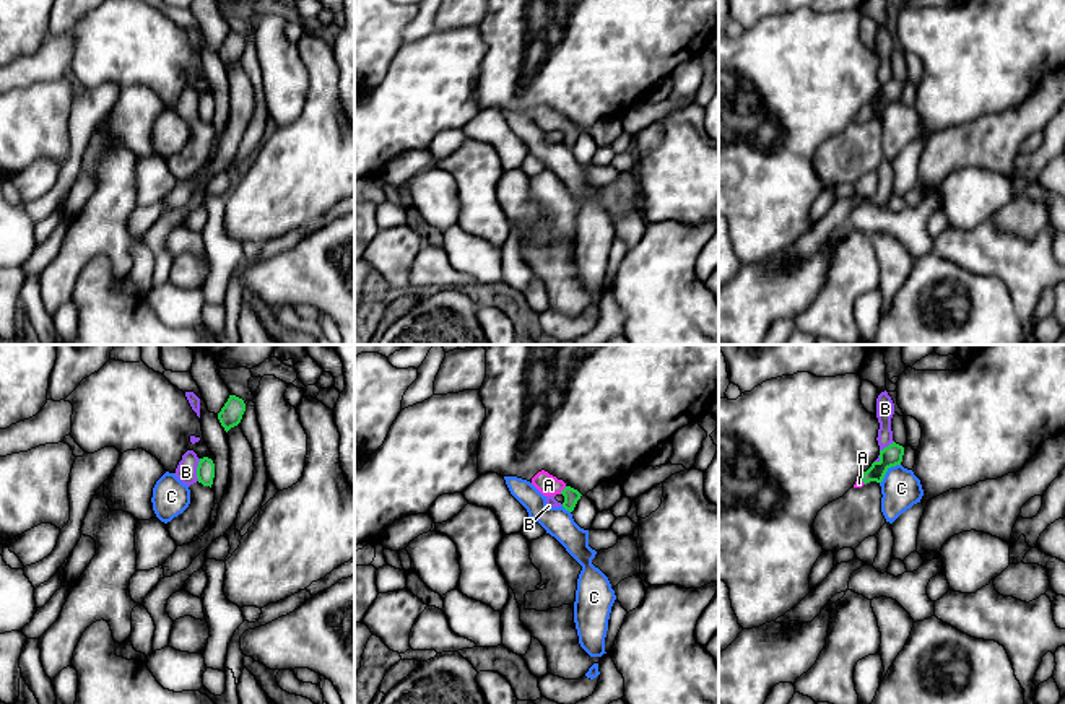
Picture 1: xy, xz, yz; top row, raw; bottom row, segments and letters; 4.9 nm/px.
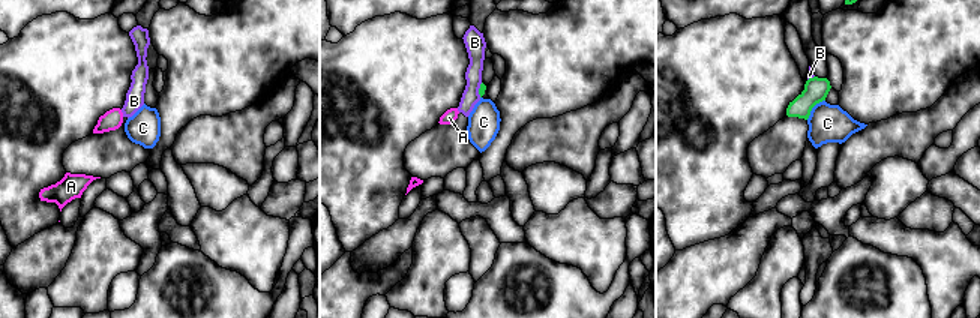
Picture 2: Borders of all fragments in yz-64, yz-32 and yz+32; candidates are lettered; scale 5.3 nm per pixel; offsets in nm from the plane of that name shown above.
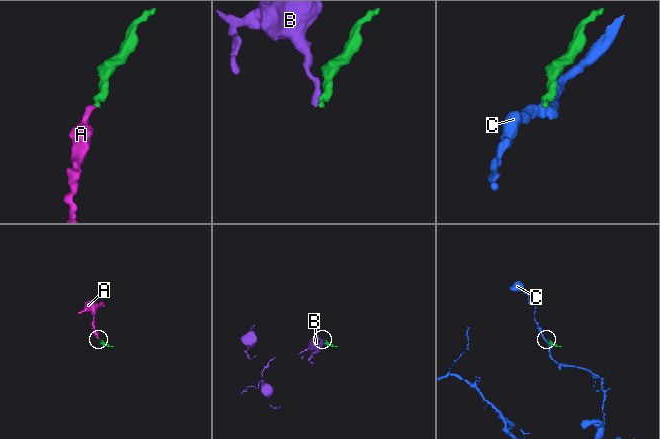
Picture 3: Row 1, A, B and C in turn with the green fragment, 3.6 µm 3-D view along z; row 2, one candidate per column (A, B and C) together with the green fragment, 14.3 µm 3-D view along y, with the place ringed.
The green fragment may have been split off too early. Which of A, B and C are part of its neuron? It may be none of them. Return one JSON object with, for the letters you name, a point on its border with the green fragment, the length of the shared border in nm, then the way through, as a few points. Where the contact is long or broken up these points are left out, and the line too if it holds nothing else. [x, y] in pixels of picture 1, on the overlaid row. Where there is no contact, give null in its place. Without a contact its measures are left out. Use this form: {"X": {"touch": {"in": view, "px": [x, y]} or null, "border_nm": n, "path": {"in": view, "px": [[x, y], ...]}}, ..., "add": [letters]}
{"A": {"touch": {"in": "xz", "px": [563, 490]}, "border_nm": 50, "path": {"in": "xz", "px": [[571, 496], [563, 490], [548, 485]]}}, "add": ["A"]}

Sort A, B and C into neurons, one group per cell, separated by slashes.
A / B / C

